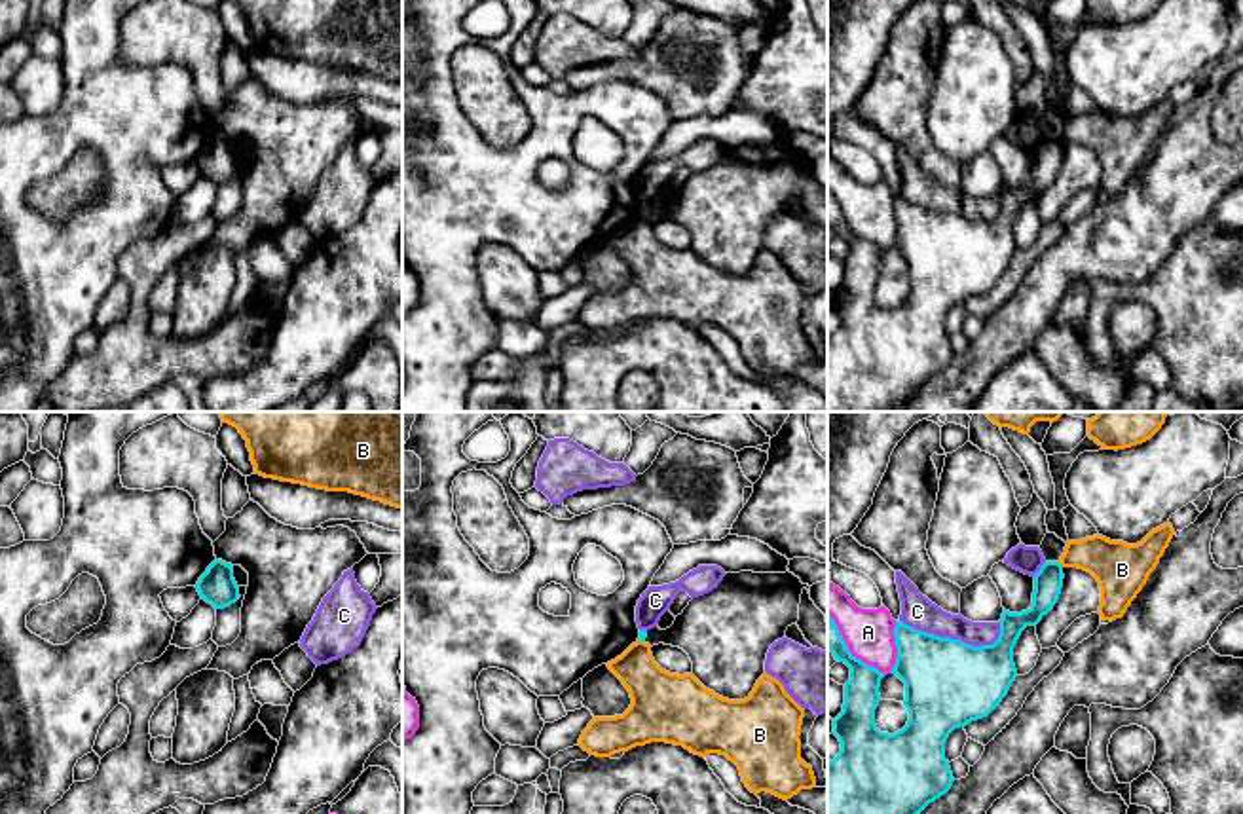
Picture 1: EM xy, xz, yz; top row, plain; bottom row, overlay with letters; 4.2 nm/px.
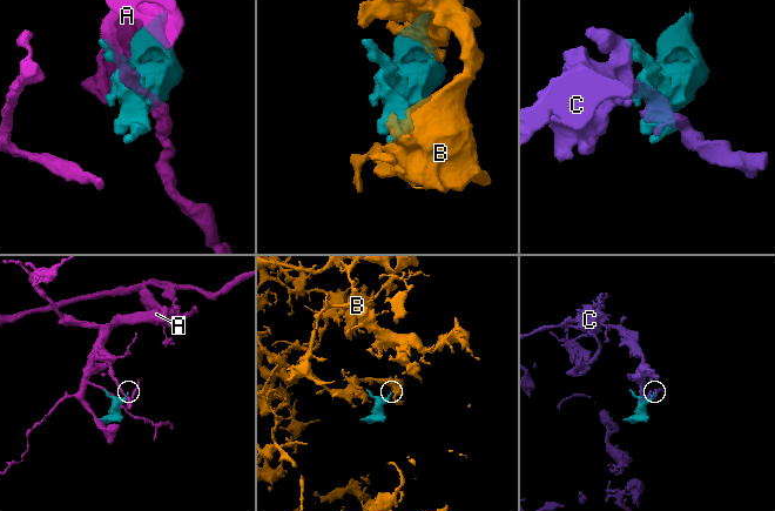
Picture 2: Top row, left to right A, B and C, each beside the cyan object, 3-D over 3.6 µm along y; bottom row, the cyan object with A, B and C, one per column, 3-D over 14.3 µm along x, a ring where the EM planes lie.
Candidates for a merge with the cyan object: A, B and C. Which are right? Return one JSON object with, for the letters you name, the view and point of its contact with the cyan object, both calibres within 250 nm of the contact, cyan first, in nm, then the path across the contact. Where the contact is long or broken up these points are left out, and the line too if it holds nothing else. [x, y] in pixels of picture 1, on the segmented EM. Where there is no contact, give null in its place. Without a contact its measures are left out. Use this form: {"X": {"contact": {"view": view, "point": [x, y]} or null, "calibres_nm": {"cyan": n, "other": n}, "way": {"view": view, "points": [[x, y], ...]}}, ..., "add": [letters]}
{"add": []}

